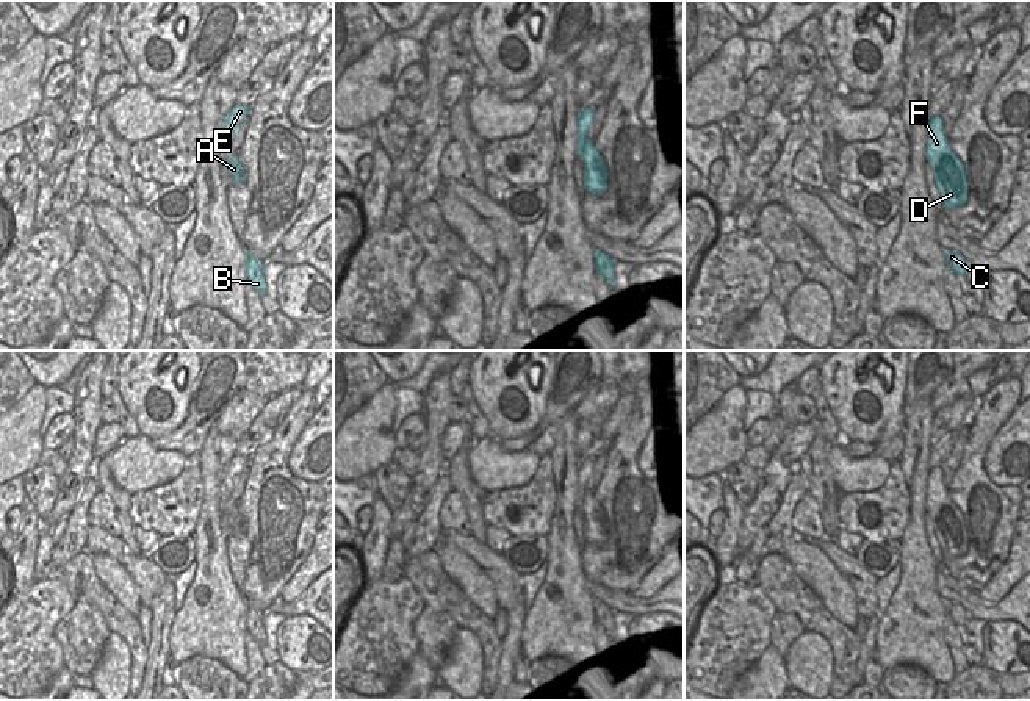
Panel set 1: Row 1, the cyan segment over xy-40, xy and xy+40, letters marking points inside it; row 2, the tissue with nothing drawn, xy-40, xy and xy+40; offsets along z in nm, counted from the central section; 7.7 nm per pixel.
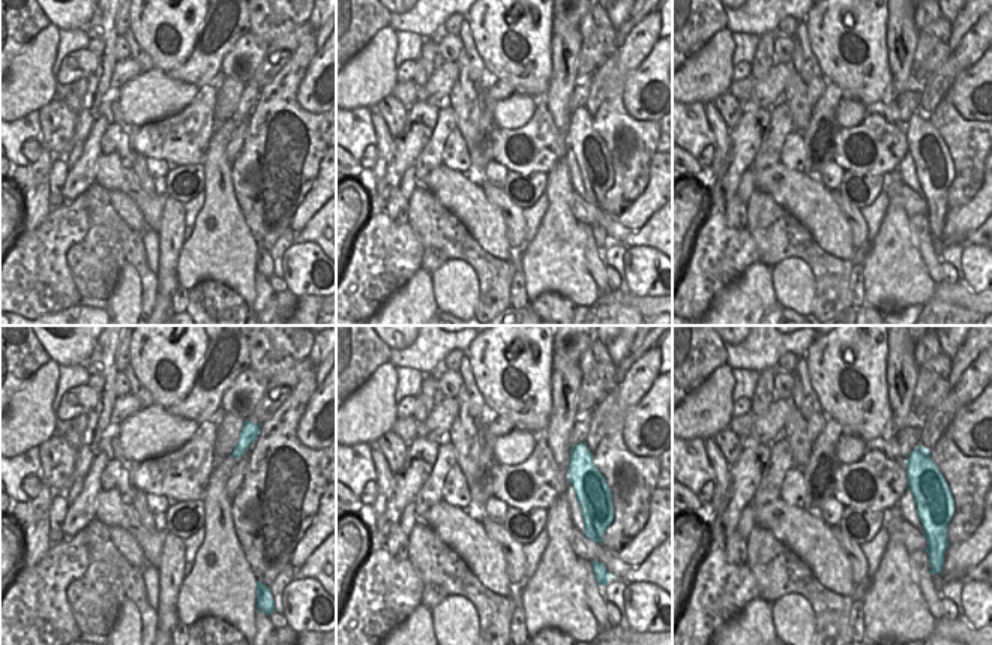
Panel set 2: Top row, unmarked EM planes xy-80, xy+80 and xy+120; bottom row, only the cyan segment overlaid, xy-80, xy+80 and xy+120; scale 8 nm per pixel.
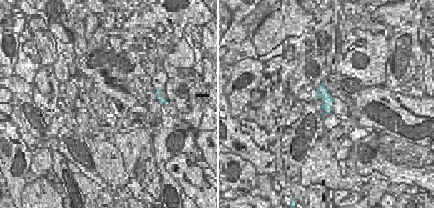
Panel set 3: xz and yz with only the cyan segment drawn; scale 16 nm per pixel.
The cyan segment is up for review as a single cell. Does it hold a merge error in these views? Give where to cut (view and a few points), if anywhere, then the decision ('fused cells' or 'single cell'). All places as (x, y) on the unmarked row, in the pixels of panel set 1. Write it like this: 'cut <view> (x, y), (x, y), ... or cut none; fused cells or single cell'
cut none; single cell

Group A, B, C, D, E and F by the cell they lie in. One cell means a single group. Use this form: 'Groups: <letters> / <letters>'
Groups: A B C D E F.

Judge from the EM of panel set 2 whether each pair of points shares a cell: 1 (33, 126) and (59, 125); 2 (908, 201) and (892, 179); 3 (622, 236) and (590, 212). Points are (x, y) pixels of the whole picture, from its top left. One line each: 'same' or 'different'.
1: different
2: same
3: same

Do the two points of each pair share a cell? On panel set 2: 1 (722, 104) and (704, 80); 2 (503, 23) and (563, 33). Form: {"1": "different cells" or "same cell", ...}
{"1": "different cells", "2": "different cells"}

